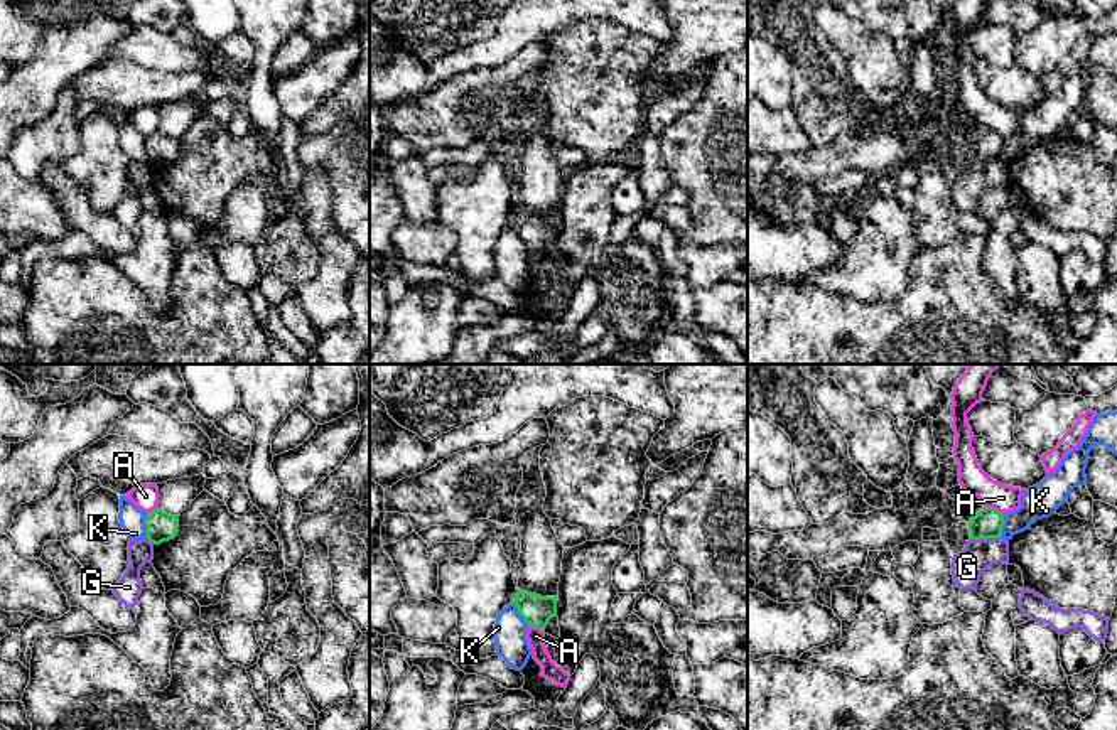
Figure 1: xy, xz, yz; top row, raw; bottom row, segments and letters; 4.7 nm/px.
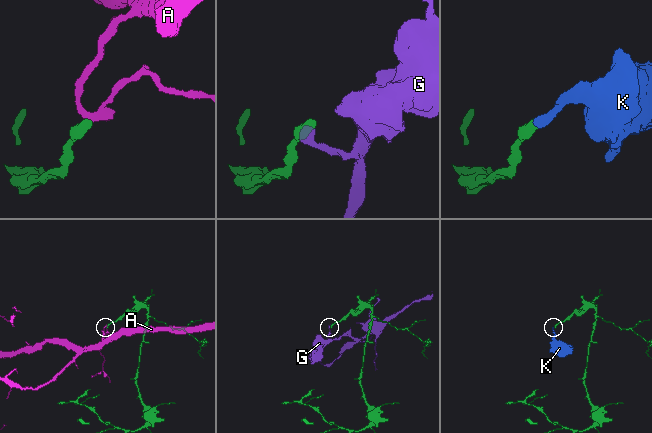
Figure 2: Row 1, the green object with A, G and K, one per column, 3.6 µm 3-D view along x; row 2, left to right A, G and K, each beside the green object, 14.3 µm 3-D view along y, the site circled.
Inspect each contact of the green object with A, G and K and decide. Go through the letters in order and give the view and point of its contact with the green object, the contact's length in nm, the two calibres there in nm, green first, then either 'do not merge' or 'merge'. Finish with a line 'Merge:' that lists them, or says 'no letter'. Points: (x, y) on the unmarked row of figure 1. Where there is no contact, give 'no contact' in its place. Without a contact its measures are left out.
A: meets green in yz at (994, 132); contact 100 nm long; 140 nm thick on the green side, 130 nm on the other; do not merge
G: meets green in yz at (986, 161); contact 140 nm long; 140 nm thick on the green side, 160 nm on the other; do not merge
K: meets green in xy at (145, 147); contact 120 nm long; 140 nm thick on the green side, 120 nm on the other; do not merge
Merge: no letter

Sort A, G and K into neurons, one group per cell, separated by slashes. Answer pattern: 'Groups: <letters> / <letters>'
Groups: A / G / K

